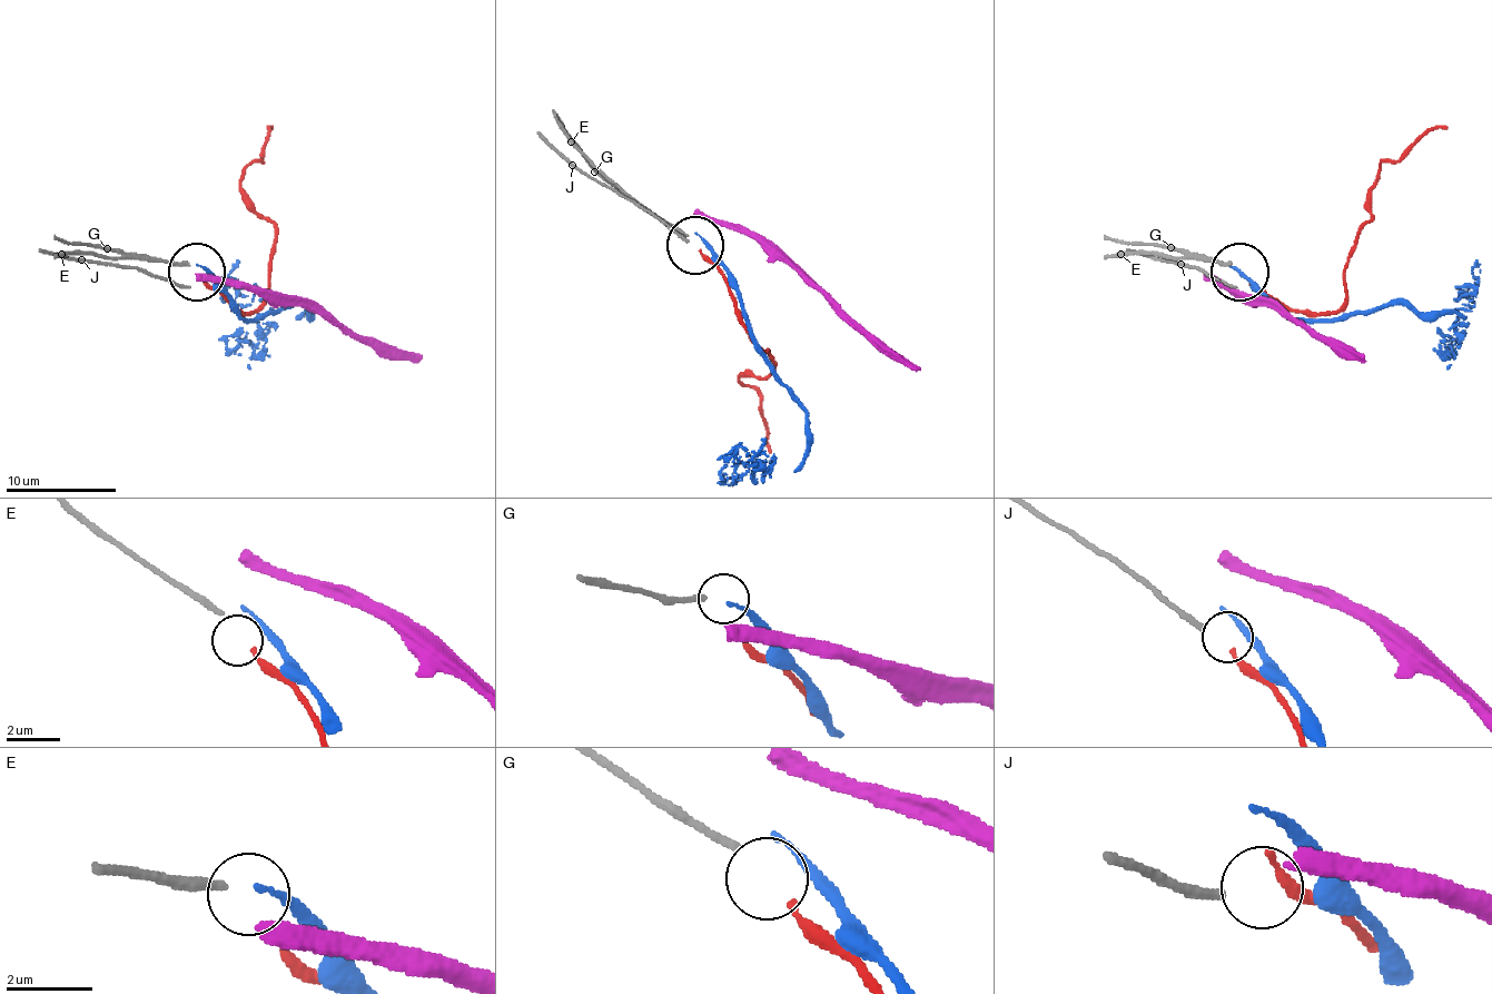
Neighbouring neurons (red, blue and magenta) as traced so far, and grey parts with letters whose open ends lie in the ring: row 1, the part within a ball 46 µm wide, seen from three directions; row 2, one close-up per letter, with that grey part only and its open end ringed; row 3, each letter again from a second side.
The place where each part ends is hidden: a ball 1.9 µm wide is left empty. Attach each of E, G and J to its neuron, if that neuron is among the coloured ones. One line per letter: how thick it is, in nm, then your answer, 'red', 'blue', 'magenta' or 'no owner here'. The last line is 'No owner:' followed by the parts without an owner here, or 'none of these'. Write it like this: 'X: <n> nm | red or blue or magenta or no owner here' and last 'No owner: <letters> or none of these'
E: 240 nm | no owner here
G: 190 nm | no owner here
J: 240 nm | no owner here
No owner: E, G, J

